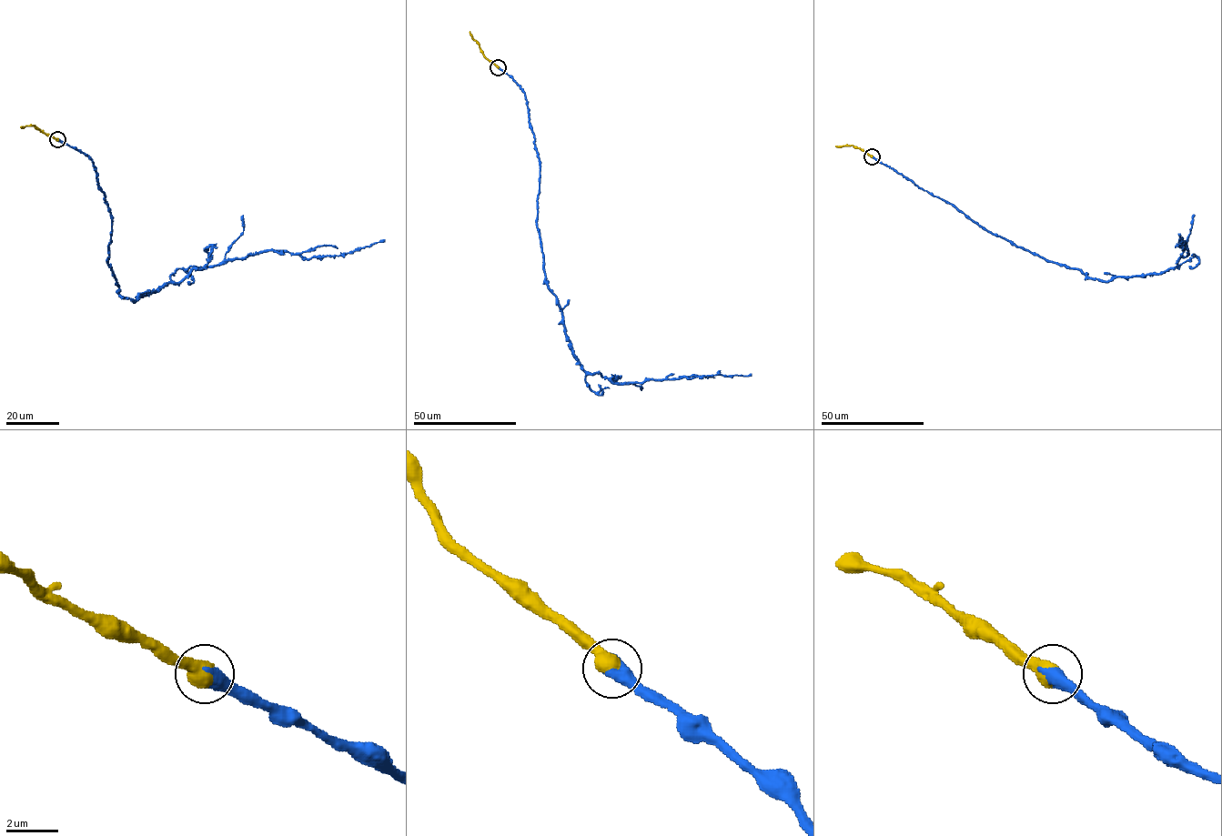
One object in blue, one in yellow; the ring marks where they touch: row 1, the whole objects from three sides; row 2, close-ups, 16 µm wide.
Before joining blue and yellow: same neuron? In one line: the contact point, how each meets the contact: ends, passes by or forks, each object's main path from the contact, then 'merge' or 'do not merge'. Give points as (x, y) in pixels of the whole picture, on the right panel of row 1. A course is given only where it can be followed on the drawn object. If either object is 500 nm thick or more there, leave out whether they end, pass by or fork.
place (872, 156); course blue (872, 156), (988, 231), (1100, 281), (1177, 266), (1188, 254), (1178, 234); course yellow (872, 156), (853, 146), (835, 146); merge

